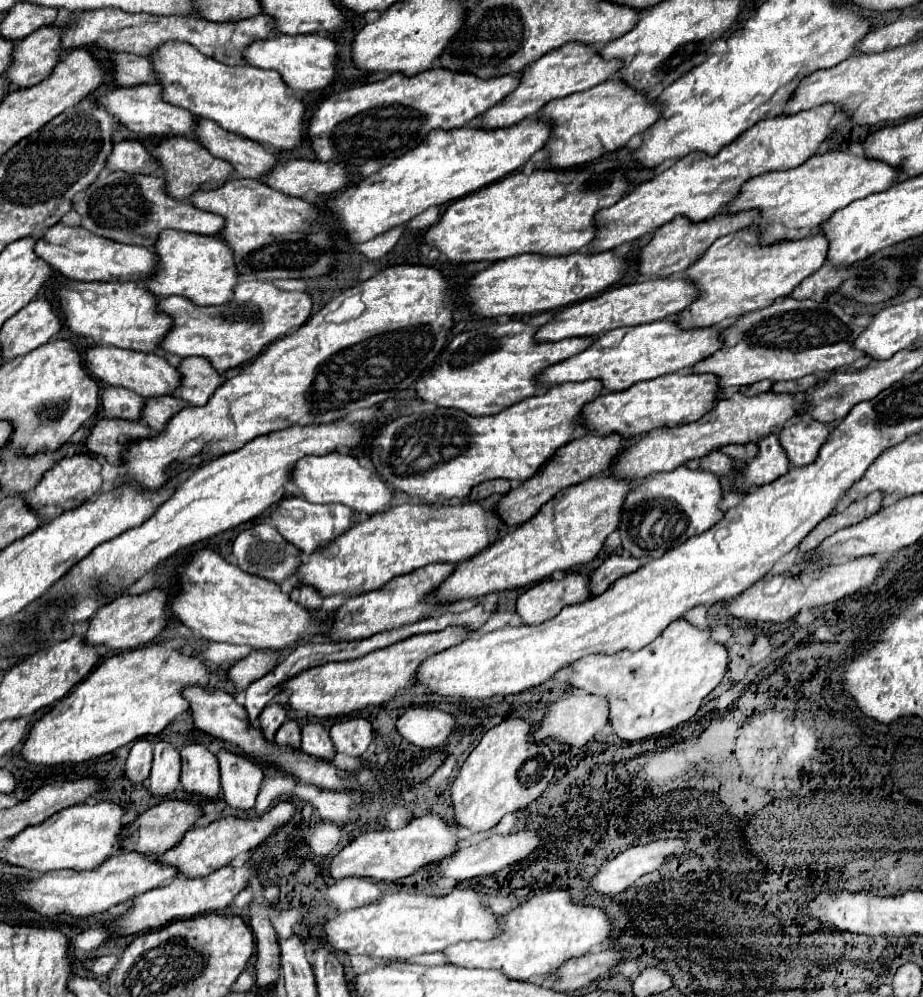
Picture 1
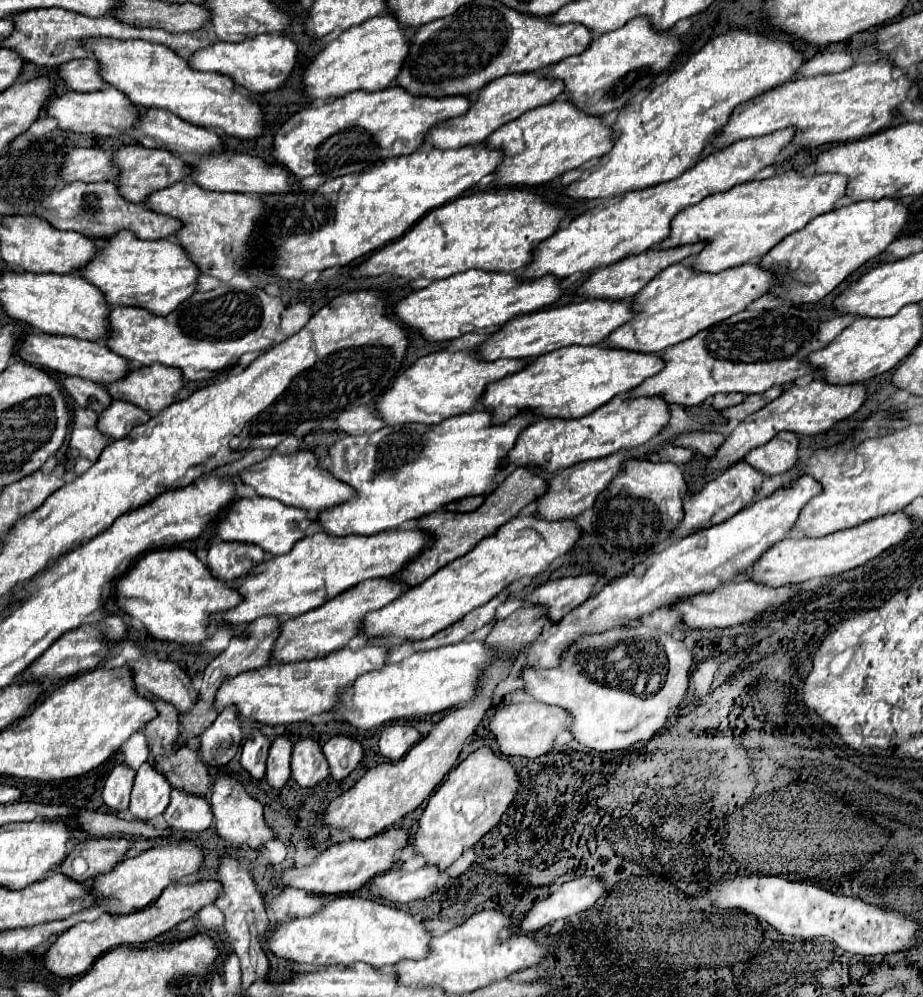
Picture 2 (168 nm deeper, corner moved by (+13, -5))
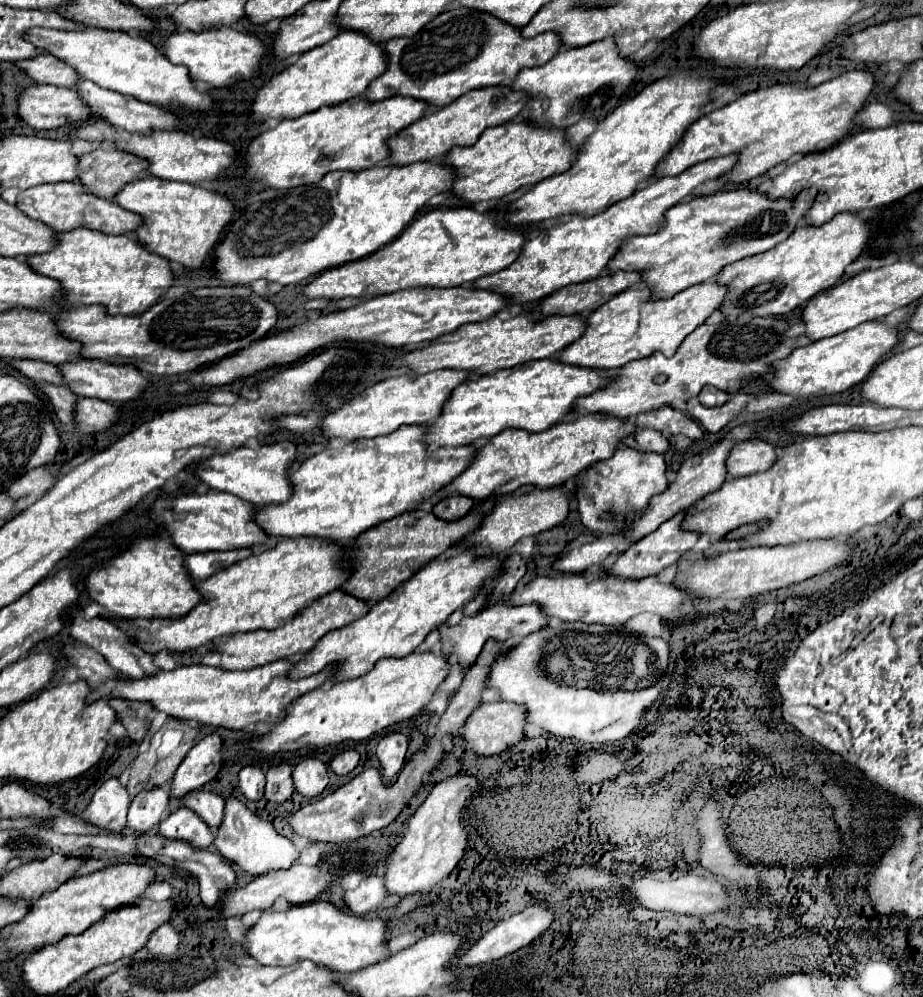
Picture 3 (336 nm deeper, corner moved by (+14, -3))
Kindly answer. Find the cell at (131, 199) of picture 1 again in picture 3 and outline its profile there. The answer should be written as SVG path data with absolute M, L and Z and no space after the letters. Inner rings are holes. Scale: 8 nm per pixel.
M78 182L40 184L40 186L32 186L28 190L22 190L18 194L16 208L22 210L28 218L42 222L56 232L66 232L72 228L88 228L88 230L100 230L106 234L130 234L130 232L134 232L134 228L138 228L142 224L140 216L114 206L112 200L104 200L104 198L86 194L82 184L78 184Z

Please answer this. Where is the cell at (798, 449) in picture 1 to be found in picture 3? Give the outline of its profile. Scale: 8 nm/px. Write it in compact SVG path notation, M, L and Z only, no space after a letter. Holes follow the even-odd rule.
M748 438L730 450L726 458L726 468L730 476L748 476L768 470L774 460L776 448L772 444L758 438Z

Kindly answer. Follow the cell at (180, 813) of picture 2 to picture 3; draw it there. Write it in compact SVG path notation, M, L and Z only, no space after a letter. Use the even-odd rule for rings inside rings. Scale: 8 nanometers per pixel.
M178 808L160 822L160 834L170 840L186 840L194 848L212 846L212 830L190 808Z

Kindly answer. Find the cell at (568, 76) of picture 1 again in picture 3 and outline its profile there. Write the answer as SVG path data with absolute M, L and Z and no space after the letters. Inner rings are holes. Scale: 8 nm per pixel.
M508 86L480 88L476 92L468 92L460 96L460 100L448 104L448 108L440 108L440 112L432 110L402 132L394 134L386 142L390 150L390 166L408 166L414 162L440 160L454 146L472 146L486 128L500 126L516 118L526 102L528 96L524 96L524 92L512 92Z

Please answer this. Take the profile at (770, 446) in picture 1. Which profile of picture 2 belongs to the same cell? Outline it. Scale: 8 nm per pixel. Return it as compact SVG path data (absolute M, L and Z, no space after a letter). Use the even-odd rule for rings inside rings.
M739 460L739 462L731 464L727 470L723 470L713 480L709 480L699 494L691 496L685 502L685 518L683 518L681 526L677 528L677 534L673 534L673 536L683 538L685 534L691 534L693 530L703 530L705 526L713 526L717 522L723 522L725 518L731 518L737 510L745 508L757 496L763 478L765 478L765 474L755 470L745 460Z

